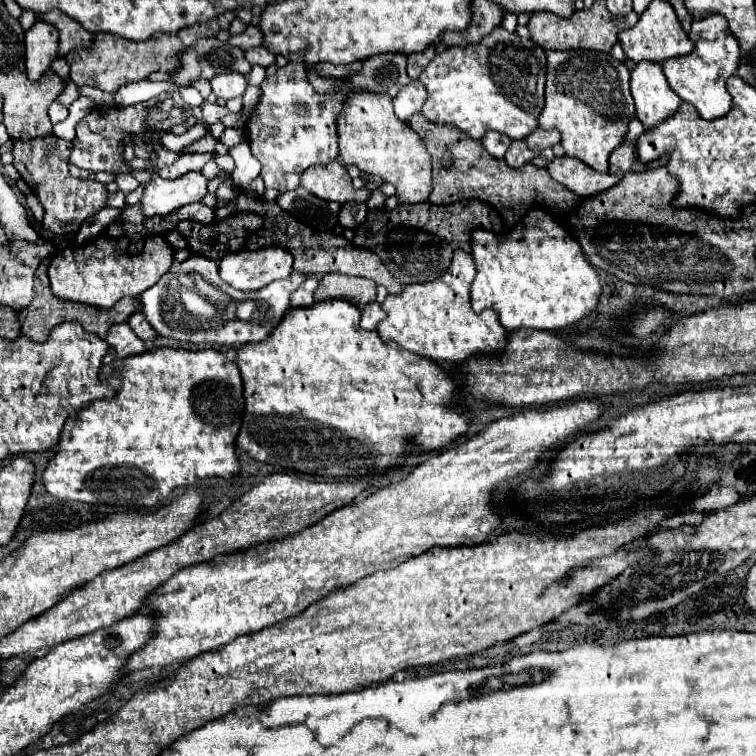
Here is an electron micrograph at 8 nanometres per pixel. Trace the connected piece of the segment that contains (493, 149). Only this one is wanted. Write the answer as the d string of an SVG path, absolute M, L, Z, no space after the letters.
M489 131L481 141L487 147L487 151L491 155L495 155L497 159L501 159L505 155L505 151L509 149L509 145L511 145L511 139L507 139L507 135L499 135L497 131Z

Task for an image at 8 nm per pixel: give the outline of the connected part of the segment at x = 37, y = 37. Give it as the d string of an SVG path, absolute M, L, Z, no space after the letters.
M37 21L25 33L25 67L31 81L39 81L39 77L51 67L57 59L59 49L59 31L45 21Z

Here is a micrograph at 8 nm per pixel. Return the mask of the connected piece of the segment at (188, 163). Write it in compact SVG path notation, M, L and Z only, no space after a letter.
M183 153L173 165L163 167L159 171L159 175L167 177L167 179L177 179L179 175L185 175L187 171L201 171L203 165L211 159L213 159L211 153Z

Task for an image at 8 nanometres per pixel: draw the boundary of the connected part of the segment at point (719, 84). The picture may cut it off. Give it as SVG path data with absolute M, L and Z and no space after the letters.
M709 15L705 19L693 21L689 39L695 43L697 55L683 55L663 61L663 73L671 85L671 89L685 101L697 107L703 119L719 119L731 109L731 95L725 87L725 81L737 71L741 61L741 51L735 35L729 29L727 19L723 15Z

